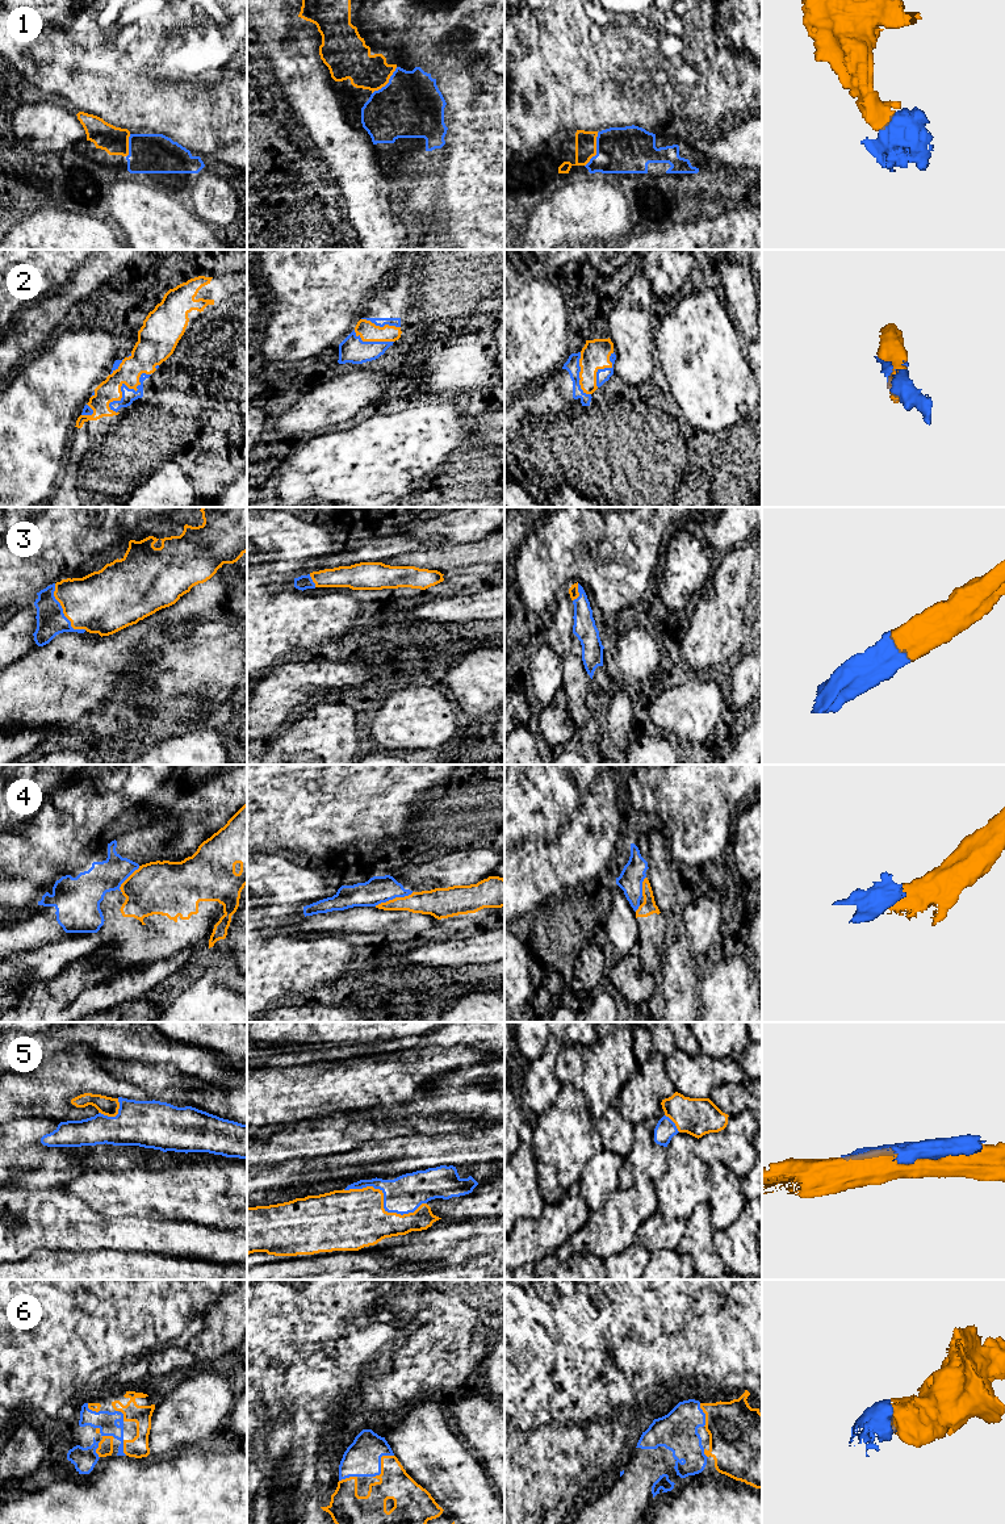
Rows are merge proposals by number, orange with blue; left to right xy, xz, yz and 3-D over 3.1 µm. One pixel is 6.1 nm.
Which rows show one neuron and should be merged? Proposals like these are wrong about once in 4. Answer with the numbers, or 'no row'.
1, 2, 3, 5, 6

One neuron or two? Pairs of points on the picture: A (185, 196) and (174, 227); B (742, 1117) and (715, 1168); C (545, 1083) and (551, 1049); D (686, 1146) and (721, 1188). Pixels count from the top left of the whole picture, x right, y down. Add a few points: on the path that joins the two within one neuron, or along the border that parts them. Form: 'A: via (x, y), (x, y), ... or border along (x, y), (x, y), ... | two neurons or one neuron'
A: border along (164, 192), (206, 222) | two neurons
B: border along (717, 1159), (740, 1179) | two neurons
C: via (545, 1075), (548, 1056) | one neuron
D: border along (707, 1164), (708, 1202) | two neurons

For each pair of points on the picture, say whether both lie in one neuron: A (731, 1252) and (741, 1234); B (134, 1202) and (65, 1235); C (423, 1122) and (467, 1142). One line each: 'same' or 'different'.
A: same
B: different
C: different

